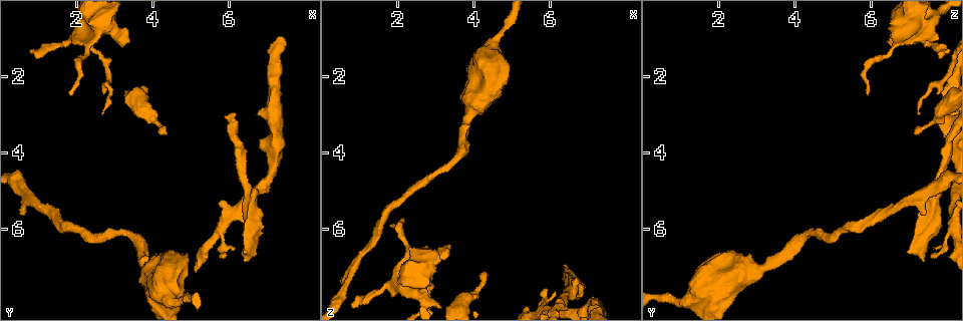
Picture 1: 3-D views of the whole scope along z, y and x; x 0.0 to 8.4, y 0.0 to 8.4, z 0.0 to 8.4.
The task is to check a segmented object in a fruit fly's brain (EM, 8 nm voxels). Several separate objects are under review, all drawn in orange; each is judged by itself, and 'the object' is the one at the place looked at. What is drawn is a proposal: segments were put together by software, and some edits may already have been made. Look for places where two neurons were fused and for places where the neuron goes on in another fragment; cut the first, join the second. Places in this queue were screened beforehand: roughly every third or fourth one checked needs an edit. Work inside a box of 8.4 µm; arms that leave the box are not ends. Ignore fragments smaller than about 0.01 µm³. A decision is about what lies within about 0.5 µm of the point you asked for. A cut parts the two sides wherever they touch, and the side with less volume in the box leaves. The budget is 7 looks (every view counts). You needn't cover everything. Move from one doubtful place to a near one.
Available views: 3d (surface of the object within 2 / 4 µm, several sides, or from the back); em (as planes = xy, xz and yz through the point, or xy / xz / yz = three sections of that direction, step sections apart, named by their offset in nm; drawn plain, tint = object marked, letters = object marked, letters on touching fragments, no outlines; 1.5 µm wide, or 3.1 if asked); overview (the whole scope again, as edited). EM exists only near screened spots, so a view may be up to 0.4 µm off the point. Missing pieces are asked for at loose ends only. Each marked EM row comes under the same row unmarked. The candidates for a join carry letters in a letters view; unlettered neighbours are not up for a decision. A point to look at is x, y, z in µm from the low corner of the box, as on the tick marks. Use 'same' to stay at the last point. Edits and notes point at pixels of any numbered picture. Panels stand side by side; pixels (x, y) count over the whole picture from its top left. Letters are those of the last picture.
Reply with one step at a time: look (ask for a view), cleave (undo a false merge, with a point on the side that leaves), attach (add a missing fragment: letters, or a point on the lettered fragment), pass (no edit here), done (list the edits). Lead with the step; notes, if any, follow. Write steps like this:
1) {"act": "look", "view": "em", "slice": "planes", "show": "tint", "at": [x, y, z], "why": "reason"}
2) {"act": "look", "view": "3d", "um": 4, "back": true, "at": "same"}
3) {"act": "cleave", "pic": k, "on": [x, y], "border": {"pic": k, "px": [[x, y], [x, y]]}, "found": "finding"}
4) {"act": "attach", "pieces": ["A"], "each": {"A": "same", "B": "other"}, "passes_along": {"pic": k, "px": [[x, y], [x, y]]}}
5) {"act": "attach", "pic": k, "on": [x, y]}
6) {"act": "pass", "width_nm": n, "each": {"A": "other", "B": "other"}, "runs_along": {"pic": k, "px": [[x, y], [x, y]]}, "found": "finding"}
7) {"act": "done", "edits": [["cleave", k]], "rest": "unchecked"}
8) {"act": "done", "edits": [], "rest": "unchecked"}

{"act": "look", "view": "3d", "um": 2, "at": [1.85, 2.50, 5.85], "why": "tapers out"}

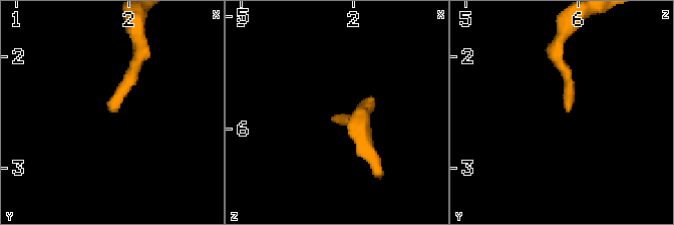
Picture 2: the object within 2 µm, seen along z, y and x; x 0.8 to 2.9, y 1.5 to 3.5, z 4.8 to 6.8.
{"act": "look", "view": "em", "slice": "planes", "show": "letters", "at": [1.86, 2.46, 5.88], "why": "shape alone is not enough"}

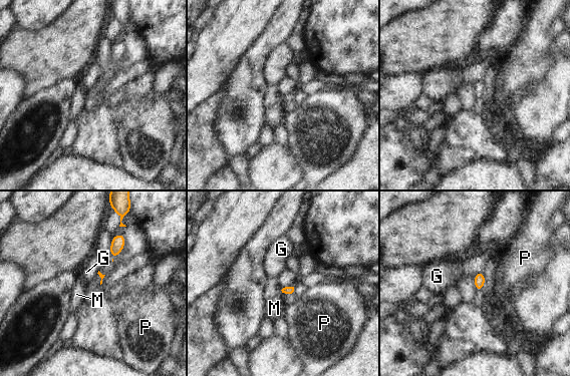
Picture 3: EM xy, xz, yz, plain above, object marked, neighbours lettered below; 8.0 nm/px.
{"act": "pass", "longest_contact_nm": ["G", 80], "each": {"G": "other", "M": "other", "P": "other"}, "found": "no lettered fragment goes on from it"}

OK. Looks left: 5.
{"act": "look", "view": "3d", "um": 4, "at": [2.50, 0.65, 7.10], "why": "sudden change in width"}

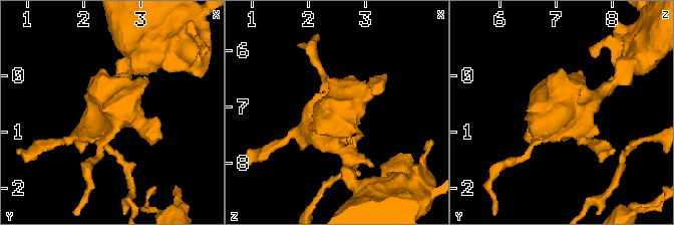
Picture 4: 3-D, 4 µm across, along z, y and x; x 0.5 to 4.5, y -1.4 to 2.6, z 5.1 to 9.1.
{"act": "look", "view": "em", "slice": "xy", "step": 4, "show": "tint", "at": [2.55, 0.70, 7.10], "why": "need the tissue"}

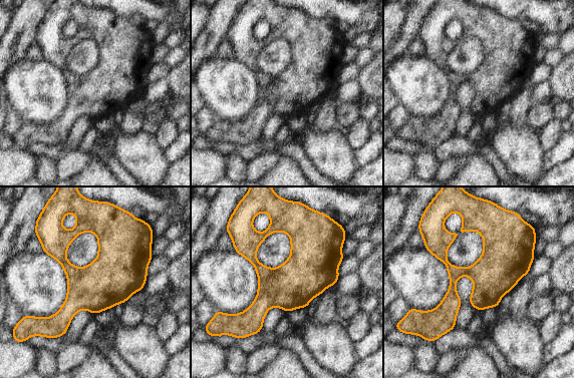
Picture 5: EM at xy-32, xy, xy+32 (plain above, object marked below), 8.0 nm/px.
{"act": "look", "view": "em", "slice": "planes", "show": "letters", "at": "same", "why": "another direction"}

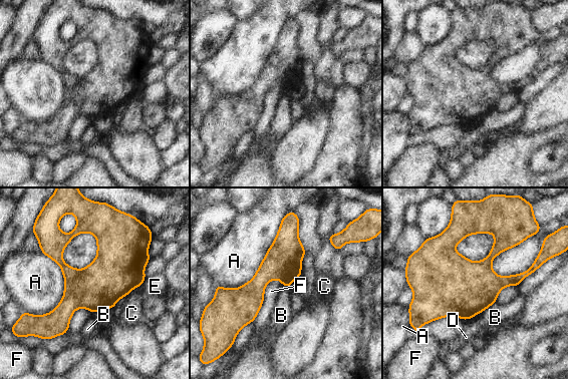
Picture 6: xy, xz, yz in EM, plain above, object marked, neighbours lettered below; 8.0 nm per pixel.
{"act": "pass", "width_nm": 380, "longest_contact_nm": ["A", 750], "each": {"A": "other", "B": "other", "C": "other", "D": "other", "E": "other", "F": "other"}, "found": "one neuron here"}

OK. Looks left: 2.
{"act": "look", "view": "3d", "um": 4, "at": [4.30, 3.50, 7.15], "why": "free end"}

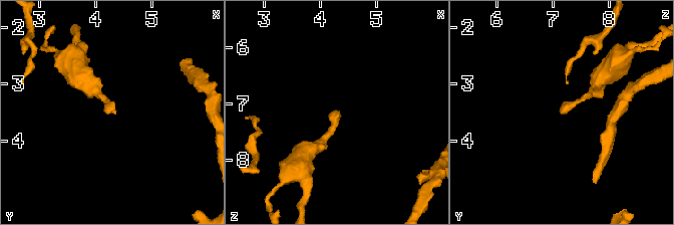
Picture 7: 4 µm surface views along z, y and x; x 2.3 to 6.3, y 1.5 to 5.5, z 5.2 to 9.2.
{"act": "look", "view": "em", "slice": "planes", "show": "letters", "at": [4.40, 3.50, 7.15]}

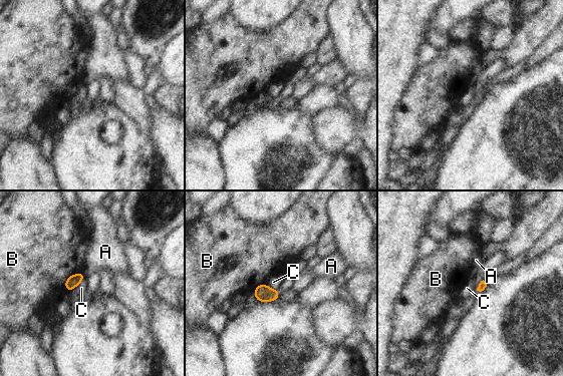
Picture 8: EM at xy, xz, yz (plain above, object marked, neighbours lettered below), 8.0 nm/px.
{"act": "pass", "each": {"A": "other", "B": "other", "C": "other"}, "border": {"pic": 8, "px": [[265, 283], [272, 289], [277, 290]]}, "found": "none of them fits"}

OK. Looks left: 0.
{"act": "done", "edits": [], "rest": "unchecked"}

